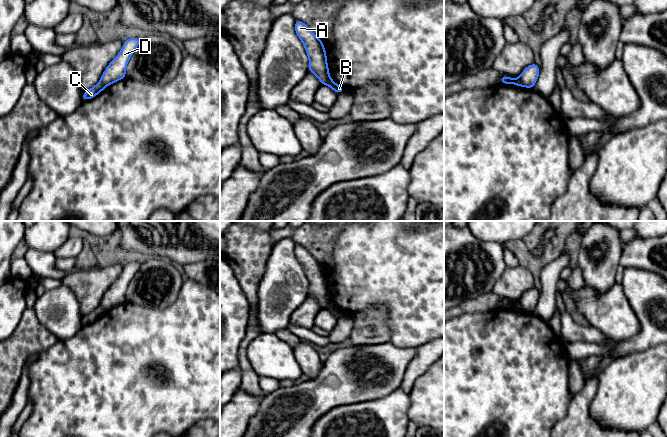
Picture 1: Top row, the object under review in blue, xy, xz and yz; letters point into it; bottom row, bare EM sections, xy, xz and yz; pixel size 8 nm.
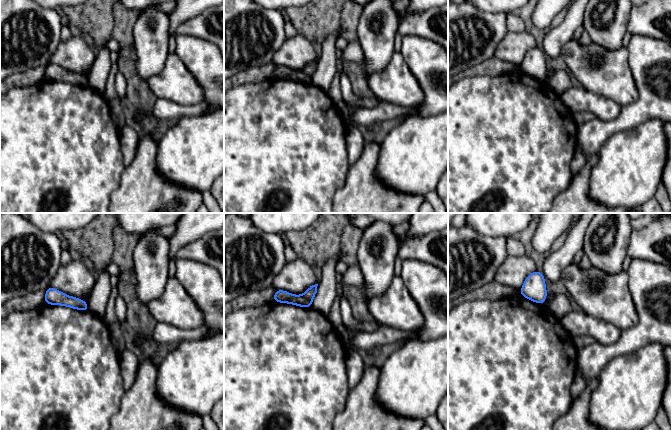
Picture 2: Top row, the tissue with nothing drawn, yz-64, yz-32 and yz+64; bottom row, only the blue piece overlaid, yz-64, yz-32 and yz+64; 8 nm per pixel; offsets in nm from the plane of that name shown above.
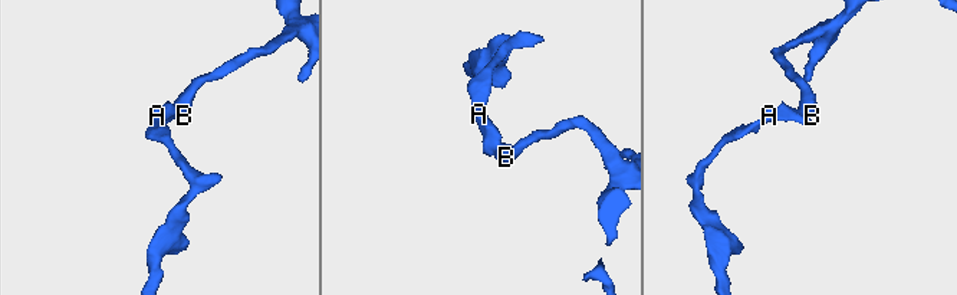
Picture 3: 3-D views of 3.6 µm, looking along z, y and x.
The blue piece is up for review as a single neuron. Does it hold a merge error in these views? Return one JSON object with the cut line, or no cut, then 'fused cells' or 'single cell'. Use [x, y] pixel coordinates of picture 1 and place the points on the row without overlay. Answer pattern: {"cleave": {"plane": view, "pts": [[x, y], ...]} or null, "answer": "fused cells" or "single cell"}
{"cleave": {"plane": "yz", "pts": [[517, 302], [525, 310]]}, "answer": "fused cells"}

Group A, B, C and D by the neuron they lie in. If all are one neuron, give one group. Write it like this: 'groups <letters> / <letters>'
groups A C / B D

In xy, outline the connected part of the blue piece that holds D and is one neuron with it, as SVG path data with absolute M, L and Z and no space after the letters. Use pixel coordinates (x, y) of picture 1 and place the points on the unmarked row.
M131 261L123 266L121 275L109 287L101 300L100 305L105 310L126 302L126 290L140 266L139 261Z

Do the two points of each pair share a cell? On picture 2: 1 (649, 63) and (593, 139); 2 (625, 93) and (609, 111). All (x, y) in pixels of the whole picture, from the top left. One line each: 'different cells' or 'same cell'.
1: same cell
2: different cells

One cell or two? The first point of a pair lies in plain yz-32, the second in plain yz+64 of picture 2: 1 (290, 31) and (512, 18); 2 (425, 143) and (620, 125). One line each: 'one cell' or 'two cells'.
1: one cell
2: two cells

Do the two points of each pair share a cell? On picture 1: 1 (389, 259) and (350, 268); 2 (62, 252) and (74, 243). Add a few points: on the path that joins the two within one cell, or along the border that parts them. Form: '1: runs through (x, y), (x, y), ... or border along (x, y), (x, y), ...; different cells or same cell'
1: runs through (379, 263), (369, 268), (360, 268); same cell
2: runs through (65, 251), (71, 246); same cell

